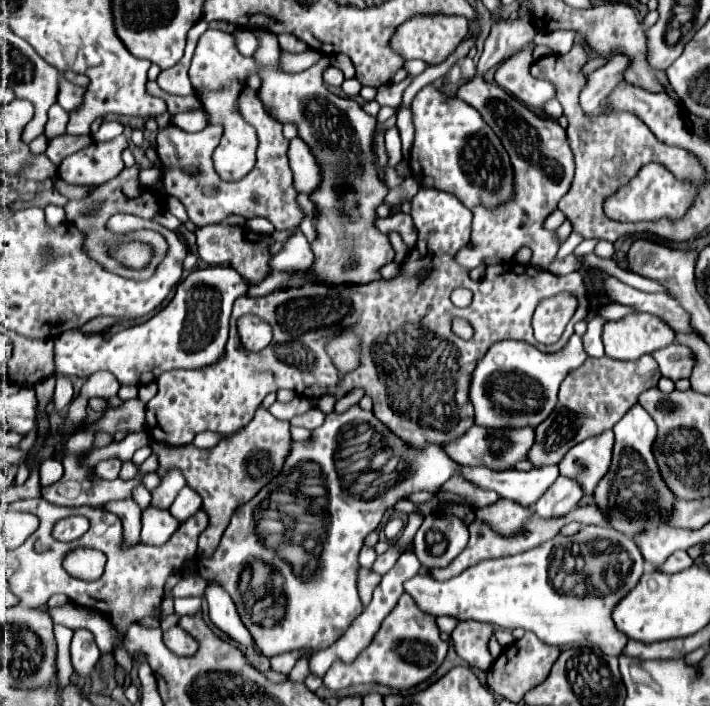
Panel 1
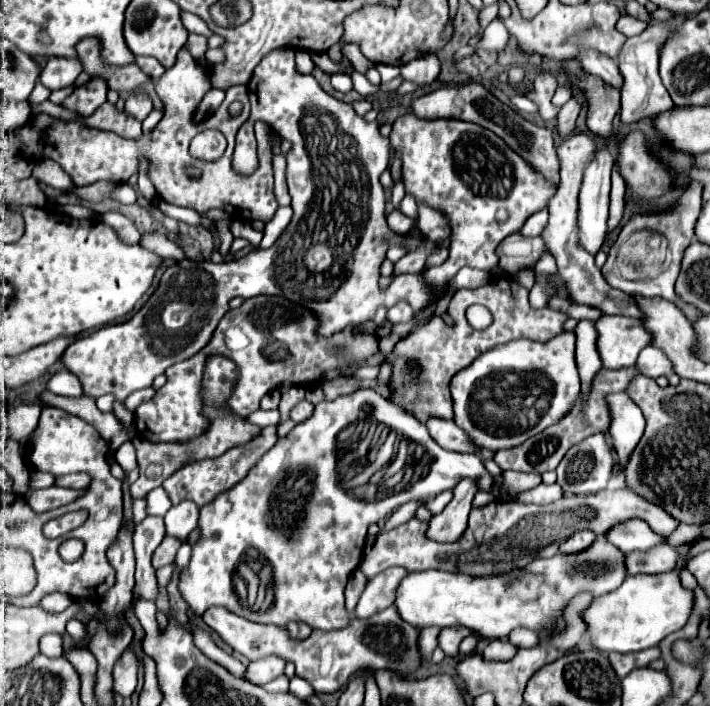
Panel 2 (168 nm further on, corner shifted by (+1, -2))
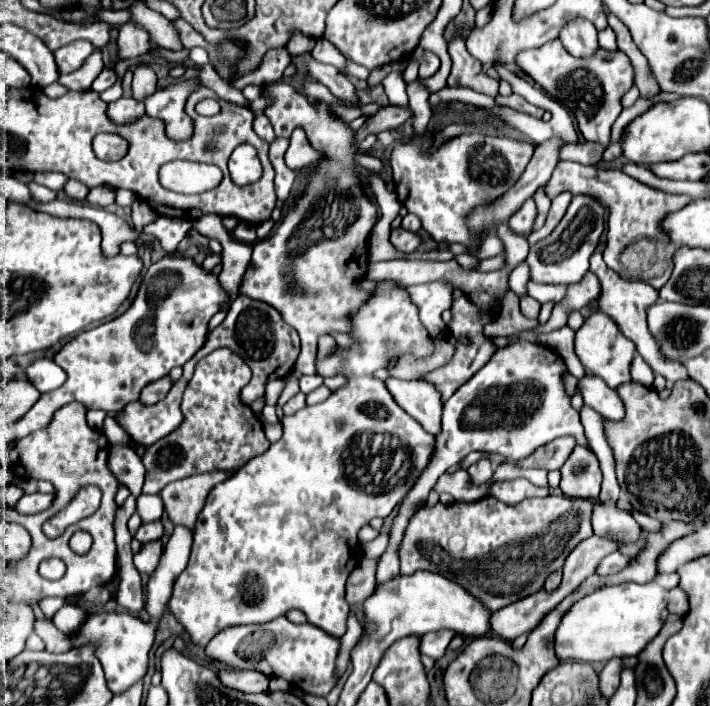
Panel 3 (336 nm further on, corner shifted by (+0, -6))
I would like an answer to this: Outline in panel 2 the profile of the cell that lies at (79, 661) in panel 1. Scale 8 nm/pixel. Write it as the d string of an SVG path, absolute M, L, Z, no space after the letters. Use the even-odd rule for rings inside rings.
M70 620L68 626L66 626L66 632L70 634L74 646L82 646L82 644L86 642L86 638L88 638L88 630L86 630L86 626L84 626L82 622L78 622L78 620Z

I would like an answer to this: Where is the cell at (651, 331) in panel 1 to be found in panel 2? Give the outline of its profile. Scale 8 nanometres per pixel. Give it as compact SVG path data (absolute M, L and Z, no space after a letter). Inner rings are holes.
M600 316L596 320L598 352L604 368L628 368L634 366L638 354L650 344L652 336L642 326L640 318L628 316Z

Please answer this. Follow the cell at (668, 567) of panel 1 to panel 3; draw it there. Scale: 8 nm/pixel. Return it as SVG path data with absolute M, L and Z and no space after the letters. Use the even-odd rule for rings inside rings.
M613 552L607 558L601 560L601 566L597 566L597 574L607 576L607 574L617 574L621 568L625 568L633 558L623 556L621 552Z

